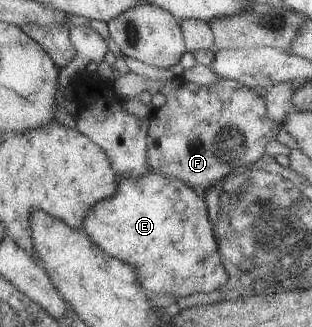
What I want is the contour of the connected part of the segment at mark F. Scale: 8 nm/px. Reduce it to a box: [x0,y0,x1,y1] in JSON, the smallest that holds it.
[111,72,281,196]

